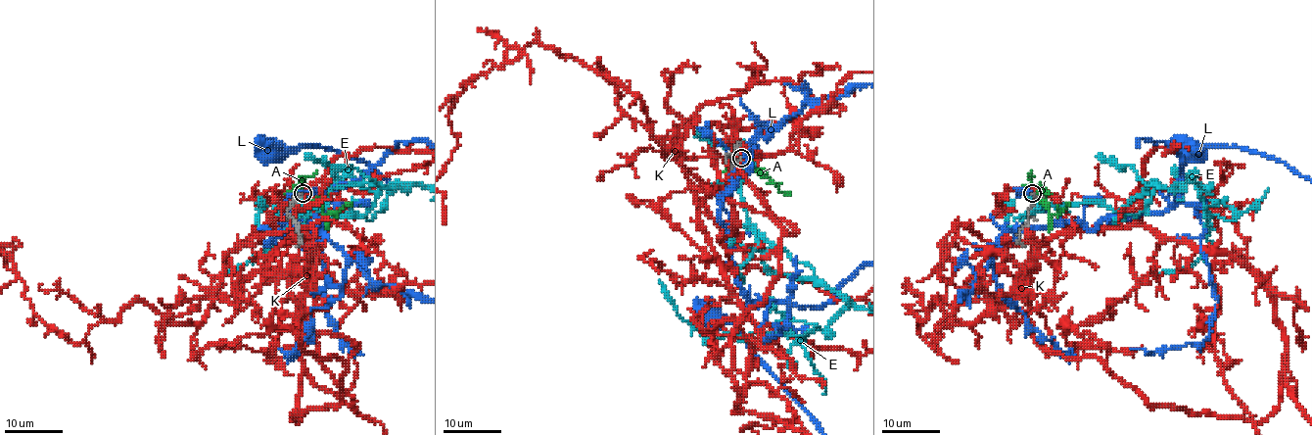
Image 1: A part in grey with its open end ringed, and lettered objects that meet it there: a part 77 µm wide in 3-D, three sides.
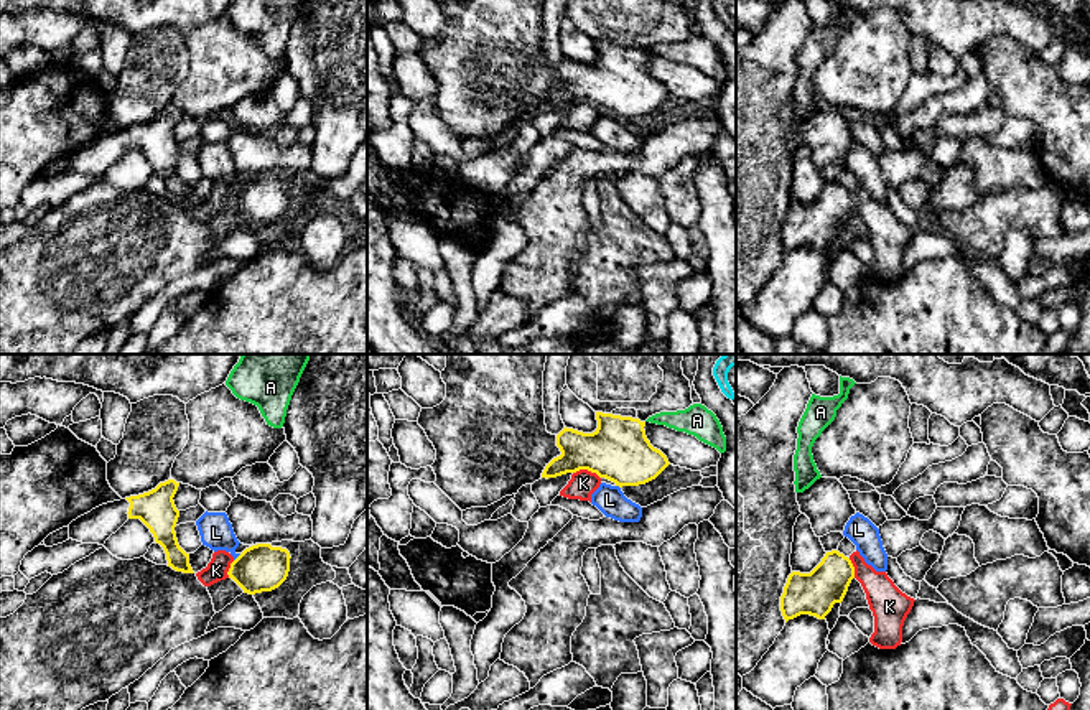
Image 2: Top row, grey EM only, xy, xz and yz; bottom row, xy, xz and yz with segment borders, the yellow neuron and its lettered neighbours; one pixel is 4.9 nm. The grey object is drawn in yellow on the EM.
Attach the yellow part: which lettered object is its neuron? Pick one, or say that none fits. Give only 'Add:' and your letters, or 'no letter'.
Add: no letter

